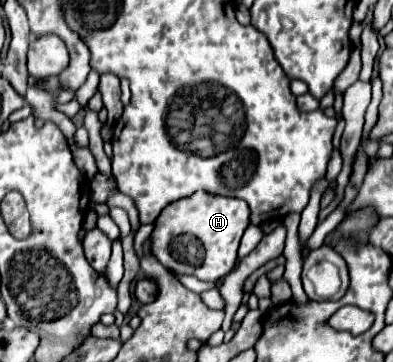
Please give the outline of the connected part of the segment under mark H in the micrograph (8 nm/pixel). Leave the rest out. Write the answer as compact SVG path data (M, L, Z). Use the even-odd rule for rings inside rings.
M206 190L172 202L156 218L154 232L150 236L150 254L166 266L174 276L188 274L204 282L218 282L238 262L238 244L244 230L250 226L250 208L244 200L210 194ZM196 244L204 248L202 264L194 264Z

